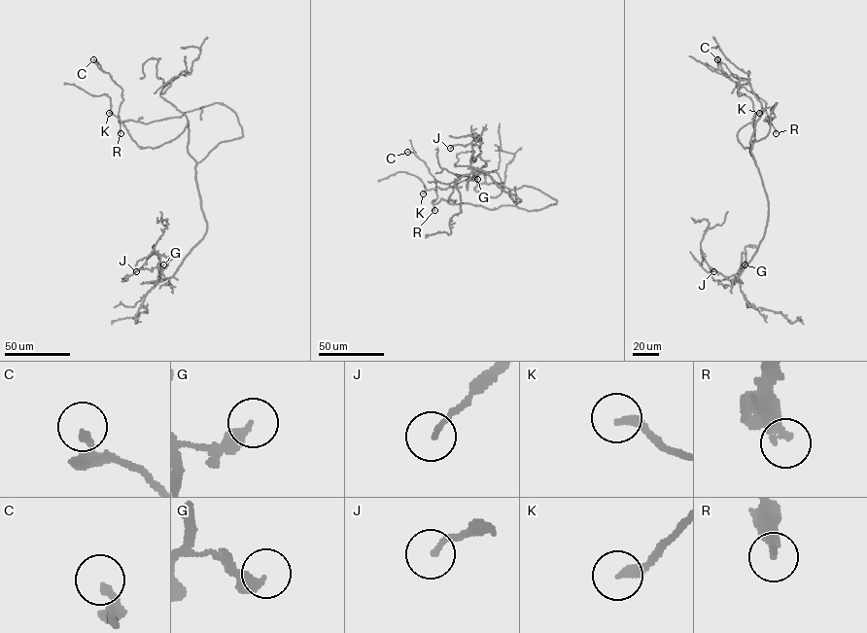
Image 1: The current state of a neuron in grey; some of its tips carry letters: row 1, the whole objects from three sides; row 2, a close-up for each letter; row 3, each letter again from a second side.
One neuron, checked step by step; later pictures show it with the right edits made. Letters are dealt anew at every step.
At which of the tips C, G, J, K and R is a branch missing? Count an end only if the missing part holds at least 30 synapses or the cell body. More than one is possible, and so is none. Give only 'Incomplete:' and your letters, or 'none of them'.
Incomplete: none of them

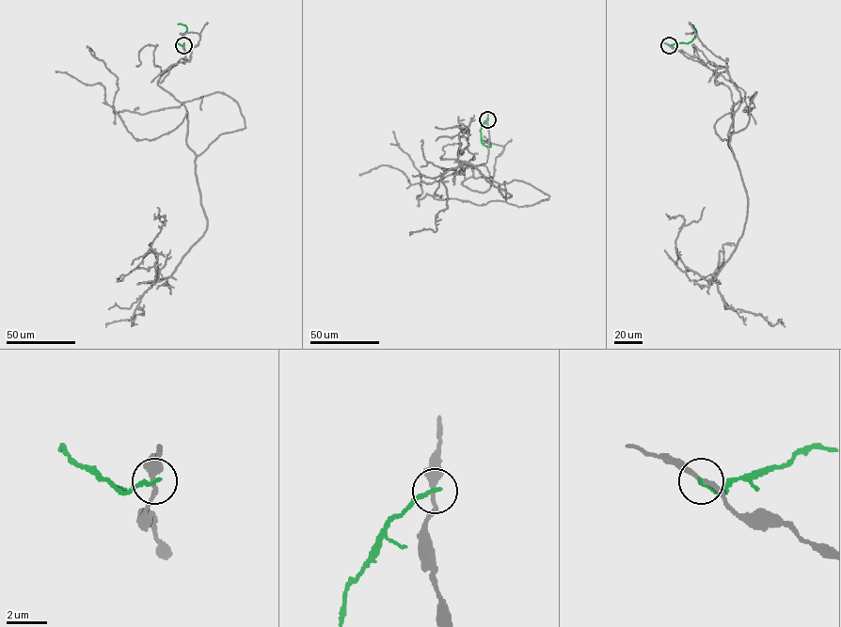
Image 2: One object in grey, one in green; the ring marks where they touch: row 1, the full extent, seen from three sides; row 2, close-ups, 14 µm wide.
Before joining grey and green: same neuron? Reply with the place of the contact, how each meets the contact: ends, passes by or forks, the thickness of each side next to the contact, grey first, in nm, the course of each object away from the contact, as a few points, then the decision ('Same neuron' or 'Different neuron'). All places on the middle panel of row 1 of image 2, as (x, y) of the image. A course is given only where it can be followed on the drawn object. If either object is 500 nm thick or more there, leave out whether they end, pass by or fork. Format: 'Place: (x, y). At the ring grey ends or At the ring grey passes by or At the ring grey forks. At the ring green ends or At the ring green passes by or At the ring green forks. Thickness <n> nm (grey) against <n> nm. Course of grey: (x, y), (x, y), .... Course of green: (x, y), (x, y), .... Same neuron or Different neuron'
Place: (487, 119). At the ring grey passes by. At the ring green ends. Thickness 220 nm (grey) against 200 nm. Course of grey: (487, 119), (486, 162), (461, 183), (522, 180), (547, 199), (418, 198), (421, 175), (393, 132). Course of green: (487, 119), (482, 126), (481, 138), (482, 143), (490, 147), (482, 140). Different neuron

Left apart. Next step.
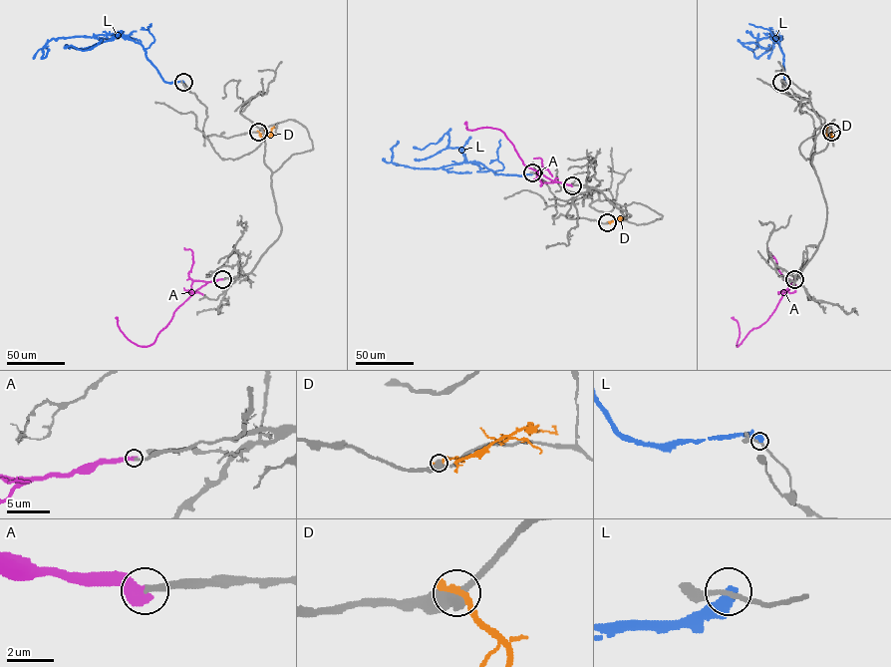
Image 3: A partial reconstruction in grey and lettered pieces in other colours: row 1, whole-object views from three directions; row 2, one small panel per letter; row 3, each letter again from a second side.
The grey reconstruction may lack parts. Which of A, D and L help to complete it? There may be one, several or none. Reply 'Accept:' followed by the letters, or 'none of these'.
Accept: A

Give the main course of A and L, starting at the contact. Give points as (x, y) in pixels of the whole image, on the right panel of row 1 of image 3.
A: (794, 279), (768, 319), (752, 329), (738, 346), (738, 322), (731, 318)
L: (781, 82), (785, 83), (783, 54), (771, 38), (777, 36), (772, 47), (758, 57), (750, 49)

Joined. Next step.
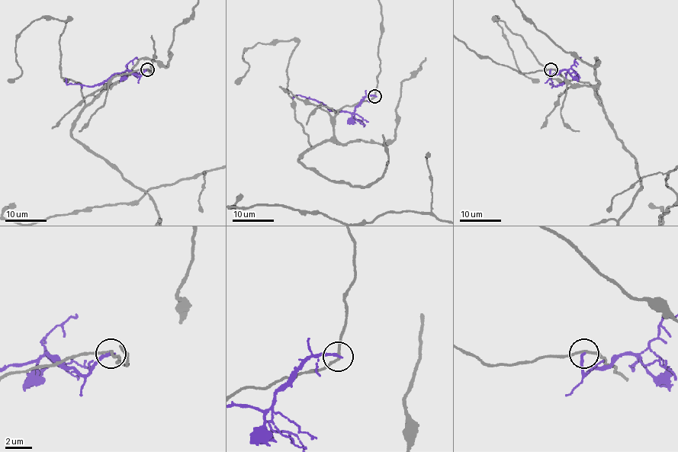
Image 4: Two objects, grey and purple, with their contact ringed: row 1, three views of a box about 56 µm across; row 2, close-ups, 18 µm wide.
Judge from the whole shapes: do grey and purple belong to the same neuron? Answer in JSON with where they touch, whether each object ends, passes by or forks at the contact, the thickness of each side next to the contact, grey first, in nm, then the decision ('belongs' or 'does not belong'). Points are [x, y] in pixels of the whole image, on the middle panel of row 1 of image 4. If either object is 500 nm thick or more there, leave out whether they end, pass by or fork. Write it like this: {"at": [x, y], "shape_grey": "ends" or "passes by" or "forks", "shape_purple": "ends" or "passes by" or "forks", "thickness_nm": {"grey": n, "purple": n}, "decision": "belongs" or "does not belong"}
{"at": [374, 96], "shape_grey": "passes by", "shape_purple": "ends", "thickness_nm": {"grey": 190, "purple": 220}, "decision": "does not belong"}

